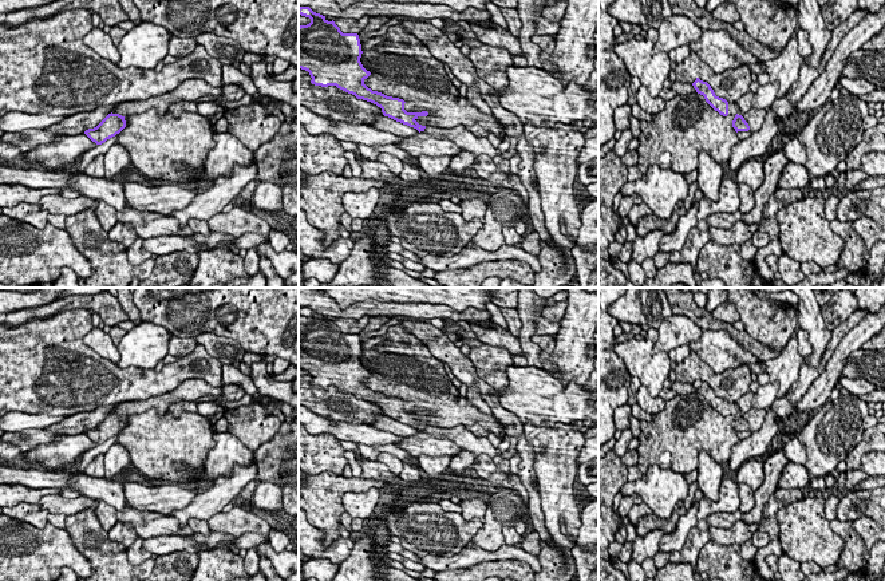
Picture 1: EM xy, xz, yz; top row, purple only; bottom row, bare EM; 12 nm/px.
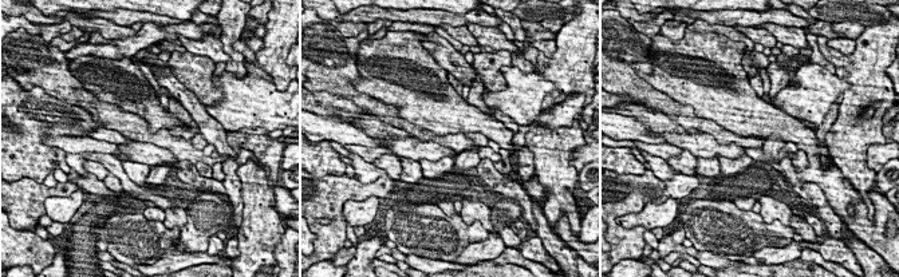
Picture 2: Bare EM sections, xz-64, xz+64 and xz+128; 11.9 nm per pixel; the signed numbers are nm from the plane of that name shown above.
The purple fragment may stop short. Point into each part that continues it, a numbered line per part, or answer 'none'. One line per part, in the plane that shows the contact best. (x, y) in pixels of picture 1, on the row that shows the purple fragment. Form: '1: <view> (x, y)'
1: xz (465, 139)

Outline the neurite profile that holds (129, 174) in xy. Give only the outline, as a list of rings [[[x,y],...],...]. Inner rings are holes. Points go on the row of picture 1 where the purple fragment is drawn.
[[[133,167],[123,170],[122,174],[116,177],[116,179],[122,182],[138,182],[141,185],[154,186],[149,178],[141,173],[137,173]]]

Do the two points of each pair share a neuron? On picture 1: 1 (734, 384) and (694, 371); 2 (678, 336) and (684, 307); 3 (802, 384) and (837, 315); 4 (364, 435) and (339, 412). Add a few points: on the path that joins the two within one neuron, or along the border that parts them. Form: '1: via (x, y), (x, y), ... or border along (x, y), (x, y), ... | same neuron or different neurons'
1: via (725, 388), (719, 388), (703, 372) | same neuron
2: border along (674, 313), (688, 316), (702, 331) | different neurons
3: border along (856, 309), (832, 331) | different neurons
4: border along (322, 417), (334, 422), (367, 425), (370, 427) | different neurons

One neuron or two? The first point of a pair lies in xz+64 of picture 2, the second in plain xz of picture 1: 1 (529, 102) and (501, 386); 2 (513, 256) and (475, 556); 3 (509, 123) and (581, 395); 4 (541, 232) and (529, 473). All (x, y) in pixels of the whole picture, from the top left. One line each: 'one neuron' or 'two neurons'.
1: two neurons
2: one neuron
3: two neurons
4: one neuron

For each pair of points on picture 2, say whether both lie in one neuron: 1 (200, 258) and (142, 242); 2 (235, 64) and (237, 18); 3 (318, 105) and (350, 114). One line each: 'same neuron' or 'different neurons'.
1: different neurons
2: same neuron
3: same neuron

